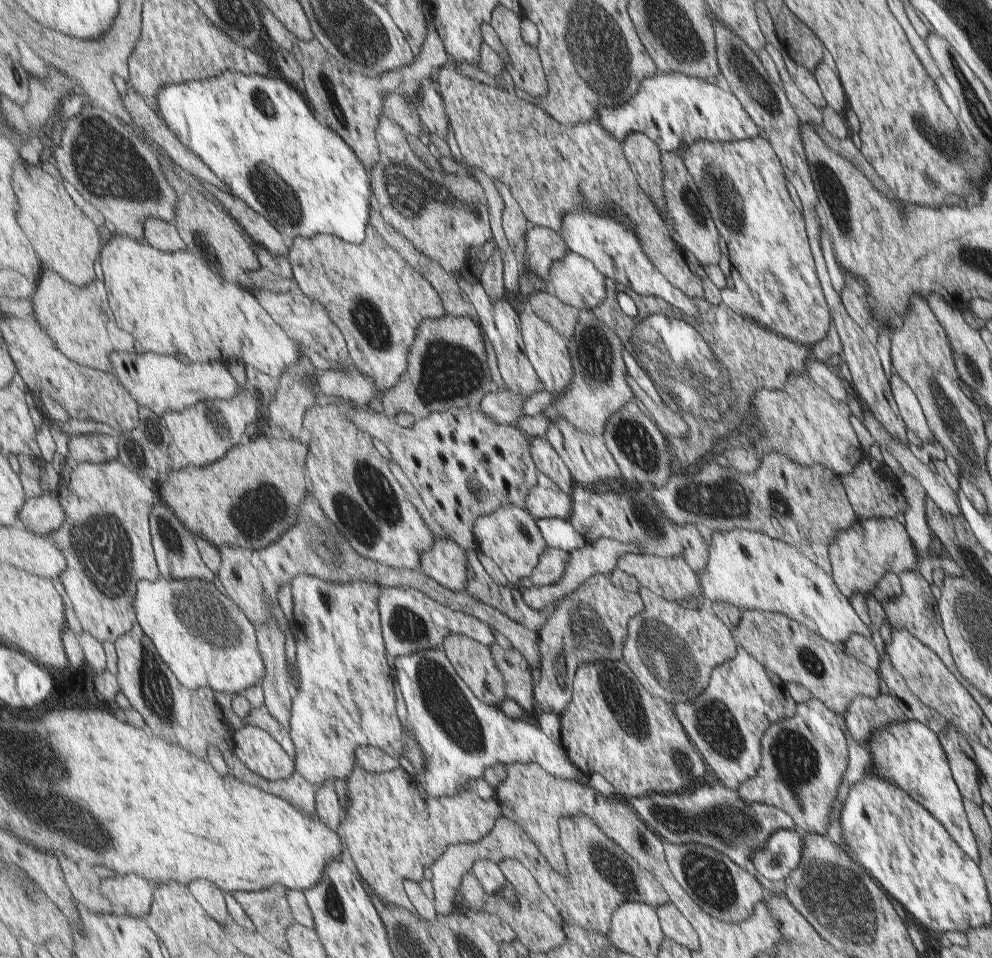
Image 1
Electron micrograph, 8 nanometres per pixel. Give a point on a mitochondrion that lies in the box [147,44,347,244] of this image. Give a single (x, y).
(275, 198)

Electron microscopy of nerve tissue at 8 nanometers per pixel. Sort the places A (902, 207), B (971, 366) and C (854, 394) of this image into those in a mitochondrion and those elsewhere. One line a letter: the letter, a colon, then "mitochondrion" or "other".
A: other
B: mitochondrion
C: other

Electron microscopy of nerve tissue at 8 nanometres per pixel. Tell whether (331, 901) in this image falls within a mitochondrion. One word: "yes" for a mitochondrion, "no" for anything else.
yes

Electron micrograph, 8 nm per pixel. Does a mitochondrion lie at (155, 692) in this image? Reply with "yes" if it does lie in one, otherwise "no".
yes

